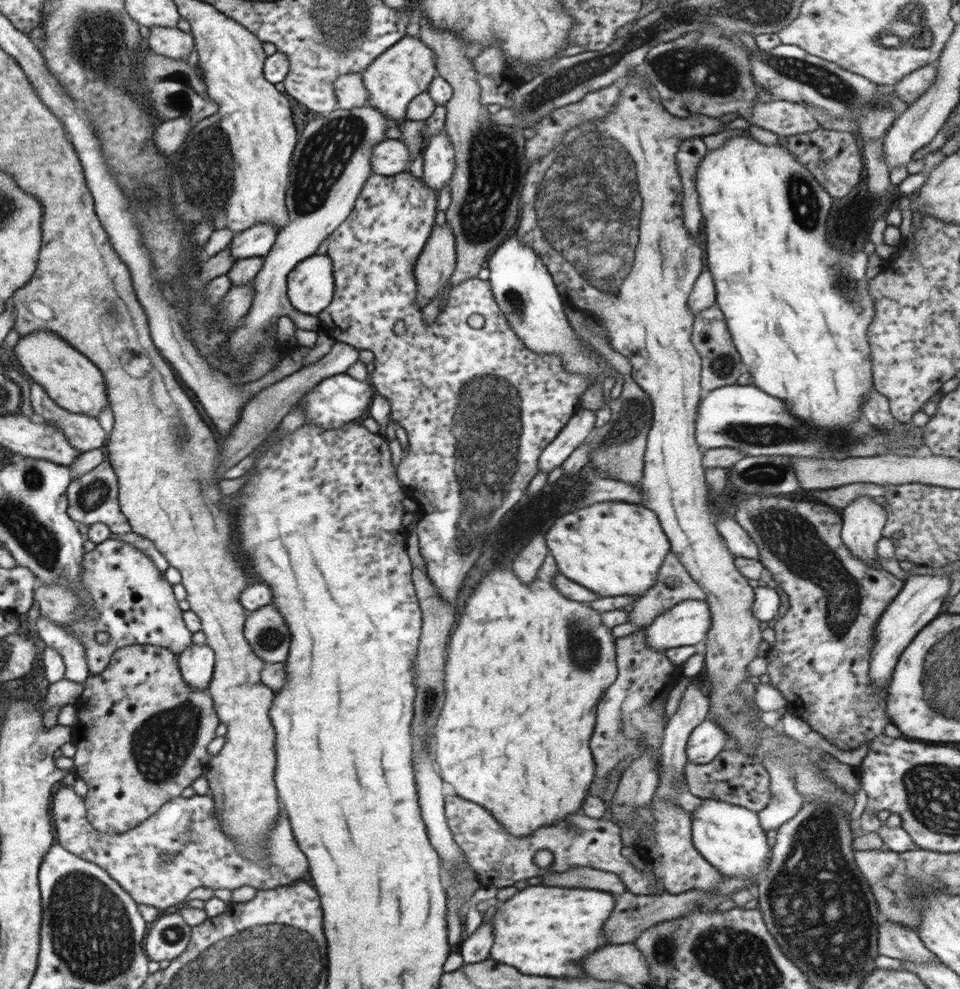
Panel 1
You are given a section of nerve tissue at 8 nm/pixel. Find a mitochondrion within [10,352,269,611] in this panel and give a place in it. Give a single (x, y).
(90, 497)

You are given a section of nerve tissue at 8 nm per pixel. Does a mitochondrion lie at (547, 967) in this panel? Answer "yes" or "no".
no

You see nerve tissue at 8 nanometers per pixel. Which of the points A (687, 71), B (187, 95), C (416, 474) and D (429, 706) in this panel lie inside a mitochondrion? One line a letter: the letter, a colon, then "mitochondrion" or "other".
A: mitochondrion
B: other
C: other
D: mitochondrion

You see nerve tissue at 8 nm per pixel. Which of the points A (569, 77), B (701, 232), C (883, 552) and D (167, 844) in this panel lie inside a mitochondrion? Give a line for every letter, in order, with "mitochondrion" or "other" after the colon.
A: mitochondrion
B: other
C: other
D: other

